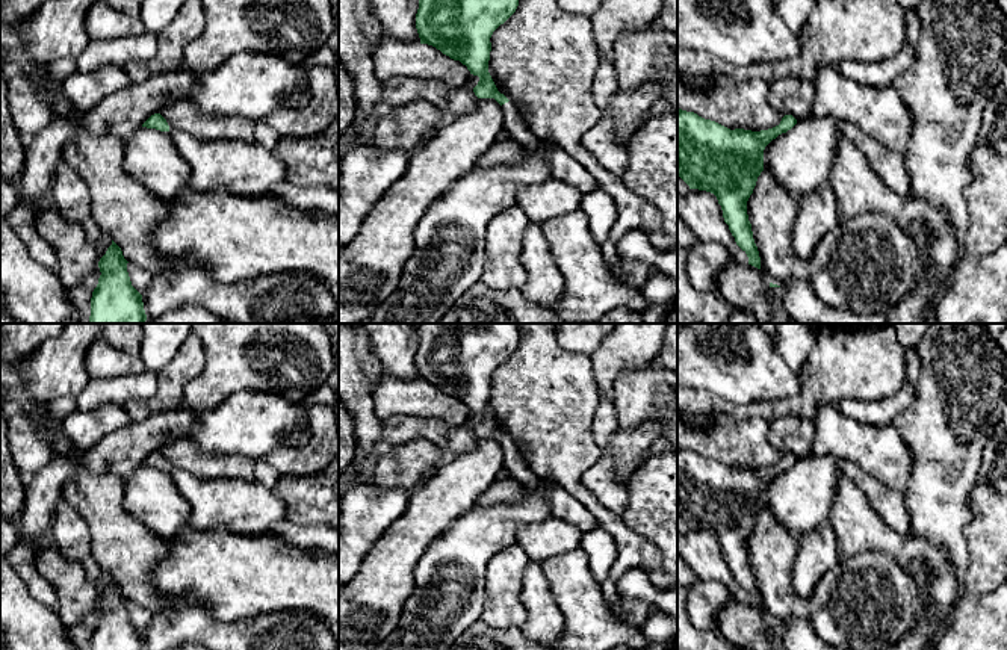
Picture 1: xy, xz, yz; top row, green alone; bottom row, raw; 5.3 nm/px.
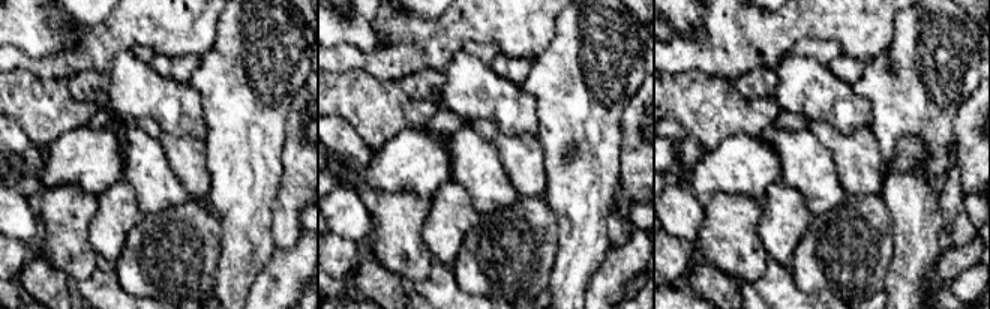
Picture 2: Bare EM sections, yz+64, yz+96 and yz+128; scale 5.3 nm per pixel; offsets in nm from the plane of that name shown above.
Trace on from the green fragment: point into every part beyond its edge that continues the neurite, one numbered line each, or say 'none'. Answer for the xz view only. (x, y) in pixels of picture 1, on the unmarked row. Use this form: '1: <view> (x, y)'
1: xz (566, 507)

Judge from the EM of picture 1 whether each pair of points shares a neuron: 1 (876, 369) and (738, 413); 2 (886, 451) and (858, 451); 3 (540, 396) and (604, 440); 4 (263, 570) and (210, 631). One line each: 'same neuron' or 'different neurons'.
1: same neuron
2: same neuron
3: different neurons
4: different neurons

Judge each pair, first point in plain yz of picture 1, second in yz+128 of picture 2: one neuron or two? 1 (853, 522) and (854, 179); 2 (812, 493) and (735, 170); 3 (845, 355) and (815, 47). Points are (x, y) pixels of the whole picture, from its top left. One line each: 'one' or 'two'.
1: two
2: one
3: two

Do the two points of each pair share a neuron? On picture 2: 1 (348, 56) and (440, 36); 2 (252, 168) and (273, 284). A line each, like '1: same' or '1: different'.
1: same
2: different

